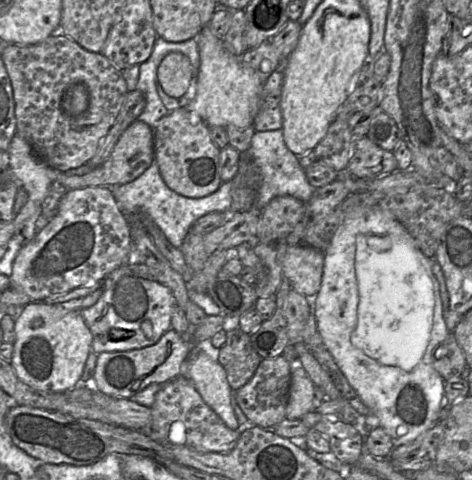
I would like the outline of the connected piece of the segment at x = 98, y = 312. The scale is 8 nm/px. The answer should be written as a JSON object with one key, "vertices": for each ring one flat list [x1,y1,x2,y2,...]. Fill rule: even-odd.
{"vertices":[[131,239,131,251,126,262,103,279,102,293,97,302,79,311,92,334,92,351,96,354,154,345,171,328,172,314,177,305,171,289,157,281,134,275,129,265,135,263,139,262],[146,320,153,325,151,337,147,337,141,328]]}

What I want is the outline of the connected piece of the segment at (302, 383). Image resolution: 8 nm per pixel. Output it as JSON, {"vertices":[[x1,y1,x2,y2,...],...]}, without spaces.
{"vertices":[[300,364,292,365,289,397,286,407,286,418,301,420,314,409,315,385]]}

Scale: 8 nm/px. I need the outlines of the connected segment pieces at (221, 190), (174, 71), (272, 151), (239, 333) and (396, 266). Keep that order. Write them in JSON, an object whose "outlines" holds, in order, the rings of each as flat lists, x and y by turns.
{"outlines":[[[155,159,149,168,132,182,112,186,112,194,127,219,131,230,132,220,140,220,144,226,144,220,153,221,164,233,168,241,180,249,187,233,192,225,201,217,212,212,230,212,232,205,231,182,222,182,216,192,201,198,189,198,172,191,162,179,158,164]],[[171,52,161,61,157,70,157,83,172,98,180,98,194,88,193,68,187,56]],[[282,129,274,131,256,131,251,139,250,148,246,152,260,175,254,209,259,212,275,197,292,196,307,203,311,198,314,188,306,179,299,157,293,154,286,146]],[[239,327,227,332,227,340,219,349,218,361,224,367,233,391,253,377,262,360,251,344,251,335]],[[357,208,348,213,324,251,322,282,315,296,315,320,318,332,323,345,332,355,350,386,378,419,379,425,393,439,393,449,399,445,414,441,437,423,437,414,442,408,442,400,445,396,446,382,434,368,436,358,434,355,431,355,431,351,426,351,431,336,435,300,437,295,440,295,440,285,433,273,432,265,433,260,428,259,421,252,414,238,405,227,392,213,380,208]]]}

